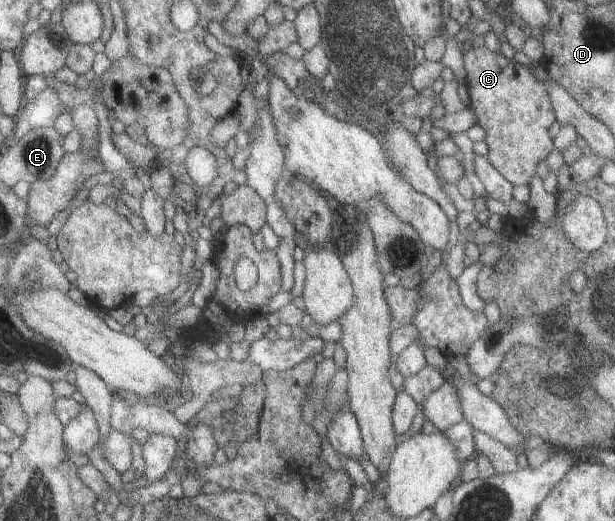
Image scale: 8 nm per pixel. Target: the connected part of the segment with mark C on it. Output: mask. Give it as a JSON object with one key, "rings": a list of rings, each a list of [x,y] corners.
{"rings":[[[471,47],[462,54],[464,67],[464,85],[461,89],[467,107],[476,117],[476,123],[484,131],[482,139],[488,150],[485,157],[495,168],[495,171],[511,183],[511,185],[528,185],[535,175],[535,167],[547,154],[554,149],[548,127],[556,121],[543,81],[530,73],[529,69],[518,64],[513,59],[508,60],[501,52],[492,52],[487,48]]]}

